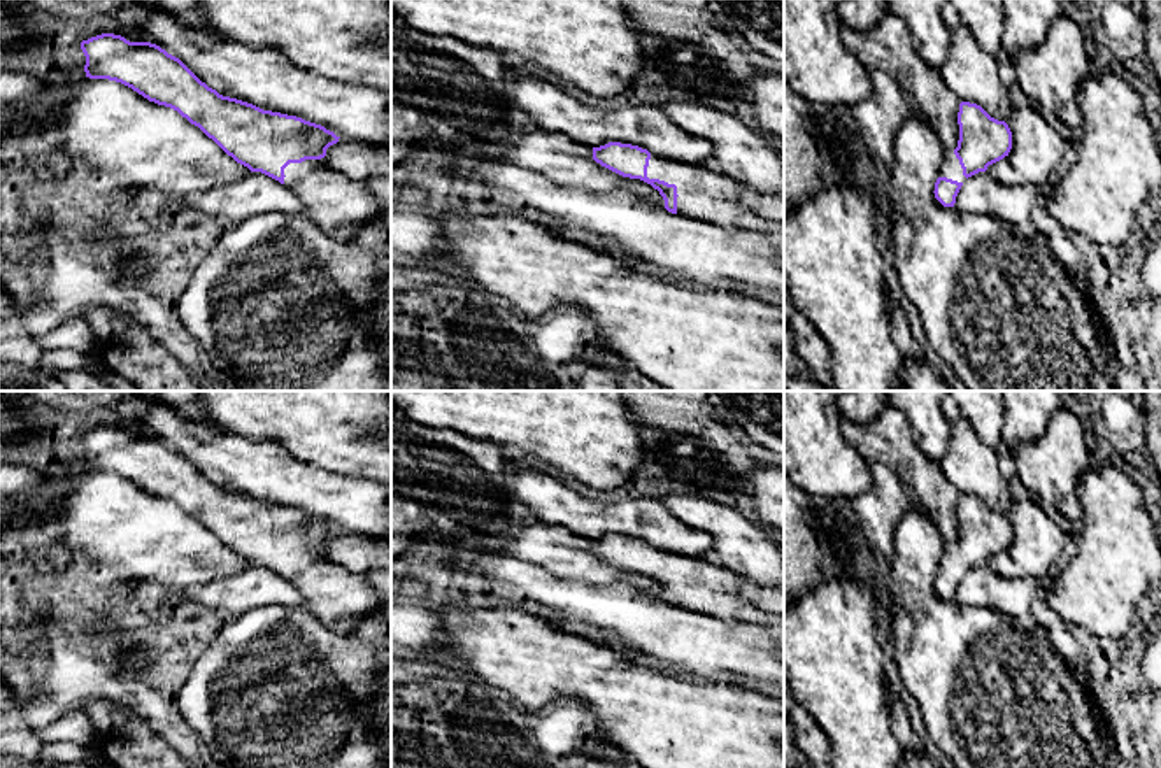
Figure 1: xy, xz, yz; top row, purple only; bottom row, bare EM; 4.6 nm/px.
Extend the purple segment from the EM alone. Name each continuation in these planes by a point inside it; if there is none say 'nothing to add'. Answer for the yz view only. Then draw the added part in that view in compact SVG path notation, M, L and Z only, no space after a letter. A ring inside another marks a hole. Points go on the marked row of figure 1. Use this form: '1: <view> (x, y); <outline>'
1: yz (951, 169); M945 153L938 177L947 177L947 179L952 179L958 182L966 181L966 177L963 175L963 168L959 165L959 160L956 158L954 153Z

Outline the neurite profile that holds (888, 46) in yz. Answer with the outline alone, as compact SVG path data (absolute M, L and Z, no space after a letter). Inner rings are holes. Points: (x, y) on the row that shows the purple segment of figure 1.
M886 11L866 32L842 28L844 46L866 70L887 72L903 91L912 112L937 133L945 153L959 140L959 100L945 86L938 68L930 67L915 51L901 19Z

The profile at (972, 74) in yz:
M965 26L952 30L952 44L938 72L959 102L977 103L991 117L1008 121L1014 107L996 58Z

